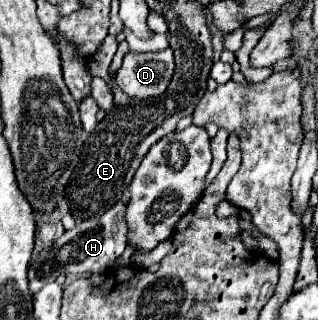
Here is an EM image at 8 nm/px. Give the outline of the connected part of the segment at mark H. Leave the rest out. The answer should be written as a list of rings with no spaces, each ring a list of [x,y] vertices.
[[[116,202],[110,210],[106,210],[102,216],[82,220],[72,230],[66,230],[50,248],[44,248],[28,268],[28,286],[30,294],[36,294],[44,284],[54,282],[60,274],[94,274],[94,272],[108,272],[114,264],[114,260],[124,252],[126,248],[126,222],[124,222],[126,206],[124,202]]]

